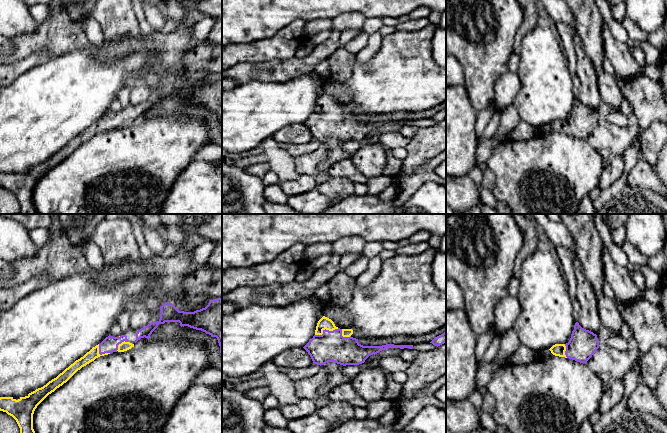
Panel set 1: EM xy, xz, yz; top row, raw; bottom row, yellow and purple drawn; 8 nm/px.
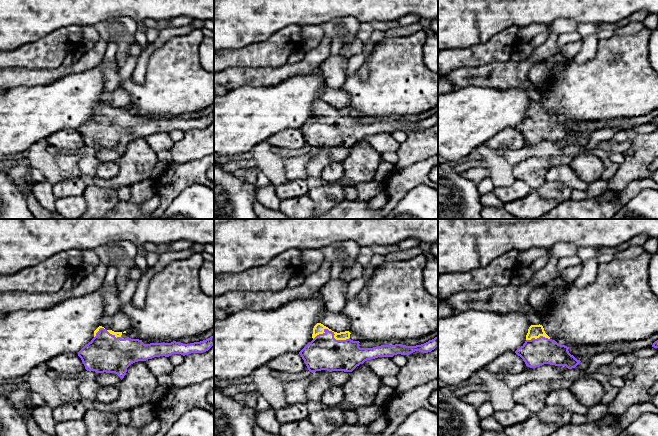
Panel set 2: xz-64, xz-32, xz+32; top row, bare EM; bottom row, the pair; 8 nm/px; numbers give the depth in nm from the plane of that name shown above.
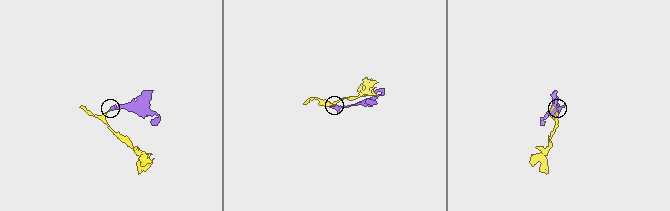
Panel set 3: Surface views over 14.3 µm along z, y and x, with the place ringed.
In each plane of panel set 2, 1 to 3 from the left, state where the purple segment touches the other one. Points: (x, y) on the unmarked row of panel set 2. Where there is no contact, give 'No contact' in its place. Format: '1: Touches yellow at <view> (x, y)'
1: Touches yellow at xz-64 (113, 110)
2: Touches yellow at xz-32 (332, 107)
3: Touches yellow at xz+32 (537, 113)

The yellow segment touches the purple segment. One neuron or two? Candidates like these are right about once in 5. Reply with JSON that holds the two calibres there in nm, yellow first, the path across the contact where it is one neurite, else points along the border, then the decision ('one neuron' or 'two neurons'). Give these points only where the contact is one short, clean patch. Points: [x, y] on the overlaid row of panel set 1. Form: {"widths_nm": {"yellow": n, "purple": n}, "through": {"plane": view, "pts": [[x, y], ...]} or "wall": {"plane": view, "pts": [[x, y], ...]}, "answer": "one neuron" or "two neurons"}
{"widths_nm": {"yellow": 100, "purple": 240}, "answer": "one neuron"}

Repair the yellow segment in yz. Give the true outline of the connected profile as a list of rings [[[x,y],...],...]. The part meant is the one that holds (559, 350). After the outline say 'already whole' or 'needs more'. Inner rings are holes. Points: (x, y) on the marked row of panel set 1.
[[[576,322],[569,342],[566,344],[555,344],[549,350],[555,356],[569,358],[586,364],[598,348],[597,335],[582,328]]]; needs more

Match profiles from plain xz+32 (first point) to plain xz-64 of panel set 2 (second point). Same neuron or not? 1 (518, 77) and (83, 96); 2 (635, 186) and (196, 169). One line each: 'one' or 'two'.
1: two
2: one

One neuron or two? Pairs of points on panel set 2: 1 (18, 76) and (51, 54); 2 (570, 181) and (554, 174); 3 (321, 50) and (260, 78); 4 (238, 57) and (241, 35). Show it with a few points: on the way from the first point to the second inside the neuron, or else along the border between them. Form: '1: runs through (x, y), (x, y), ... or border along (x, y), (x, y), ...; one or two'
1: border along (10, 67), (51, 68); two
2: runs through (566, 177), (563, 174), (558, 174); one
3: runs through (306, 65), (301, 68), (286, 70), (275, 76); one
4: border along (261, 40), (239, 48), (224, 50); two

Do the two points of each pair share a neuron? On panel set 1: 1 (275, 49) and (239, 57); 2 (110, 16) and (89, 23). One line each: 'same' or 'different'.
1: same
2: different

